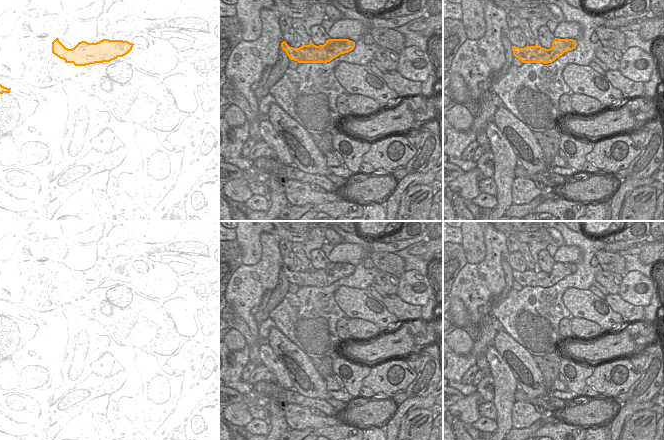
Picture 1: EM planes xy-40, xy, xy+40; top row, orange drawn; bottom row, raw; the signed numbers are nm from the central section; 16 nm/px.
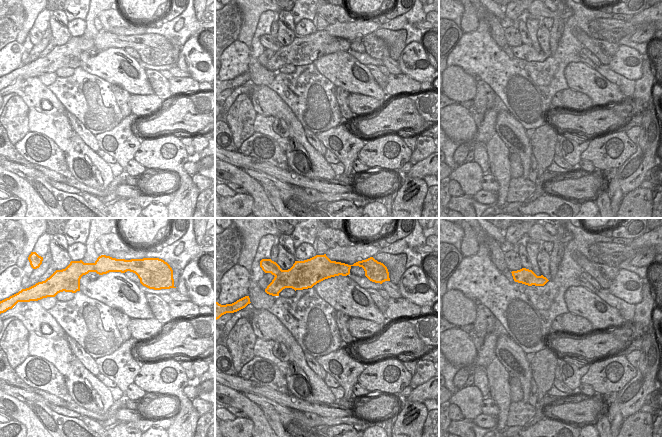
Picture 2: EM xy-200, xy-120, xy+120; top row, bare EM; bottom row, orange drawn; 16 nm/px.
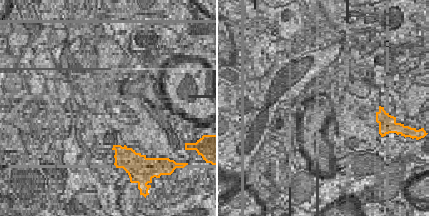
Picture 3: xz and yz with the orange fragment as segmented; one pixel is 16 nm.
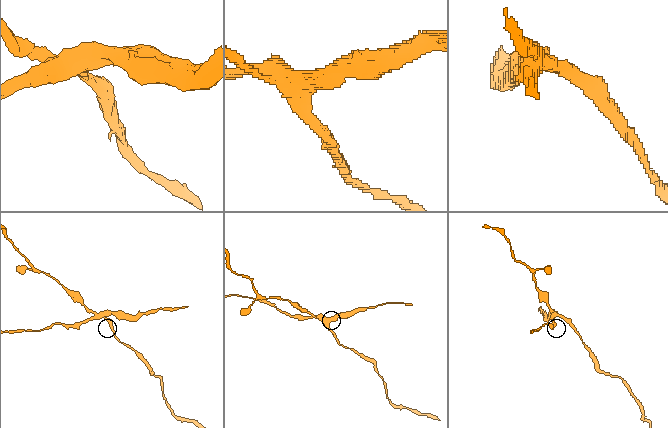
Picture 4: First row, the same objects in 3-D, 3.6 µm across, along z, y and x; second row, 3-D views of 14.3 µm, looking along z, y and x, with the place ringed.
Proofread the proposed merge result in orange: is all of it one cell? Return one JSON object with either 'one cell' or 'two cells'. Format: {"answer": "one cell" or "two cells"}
{"answer": "two cells"}

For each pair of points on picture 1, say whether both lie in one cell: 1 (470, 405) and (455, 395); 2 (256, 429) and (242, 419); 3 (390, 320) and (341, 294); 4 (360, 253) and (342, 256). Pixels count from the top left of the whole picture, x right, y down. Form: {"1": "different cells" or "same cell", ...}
{"1": "different cells", "2": "different cells", "3": "same cell", "4": "same cell"}

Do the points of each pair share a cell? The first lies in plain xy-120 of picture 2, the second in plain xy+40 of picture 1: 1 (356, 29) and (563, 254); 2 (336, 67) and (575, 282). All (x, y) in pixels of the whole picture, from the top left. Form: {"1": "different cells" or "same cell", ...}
{"1": "same cell", "2": "different cells"}

